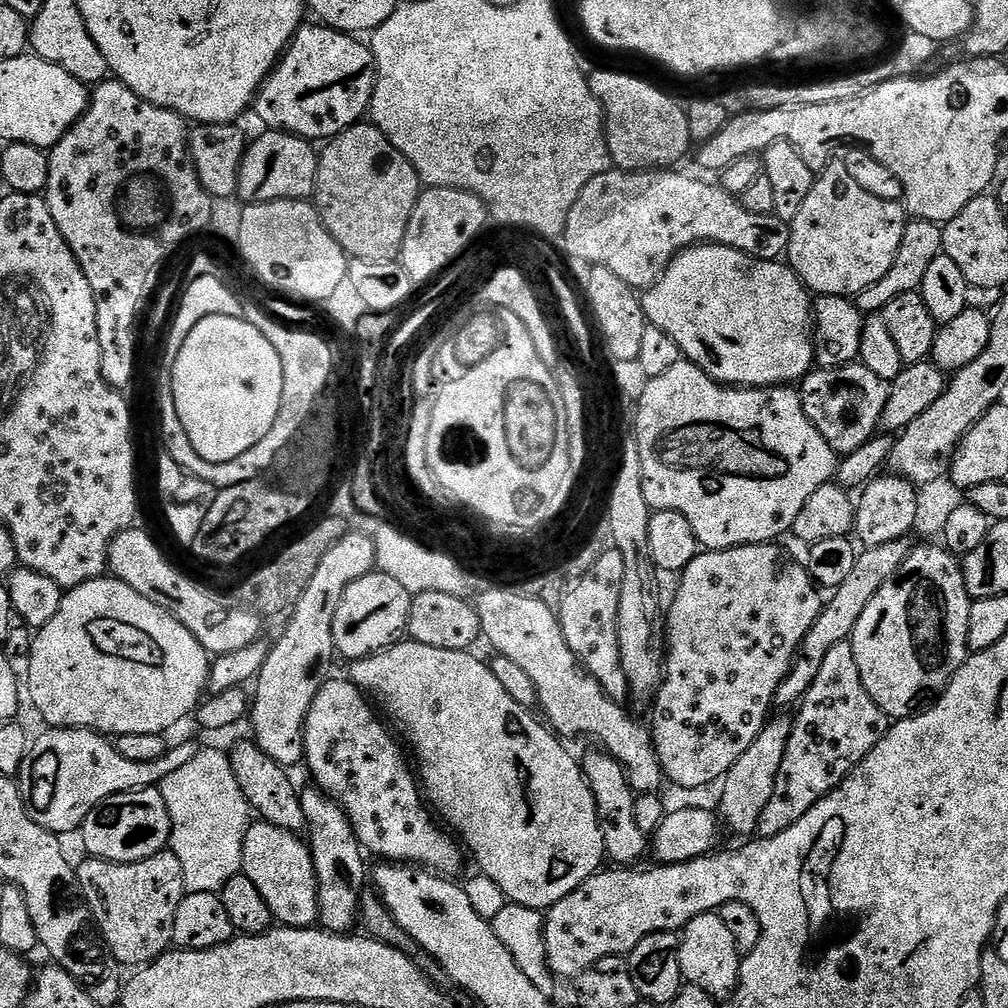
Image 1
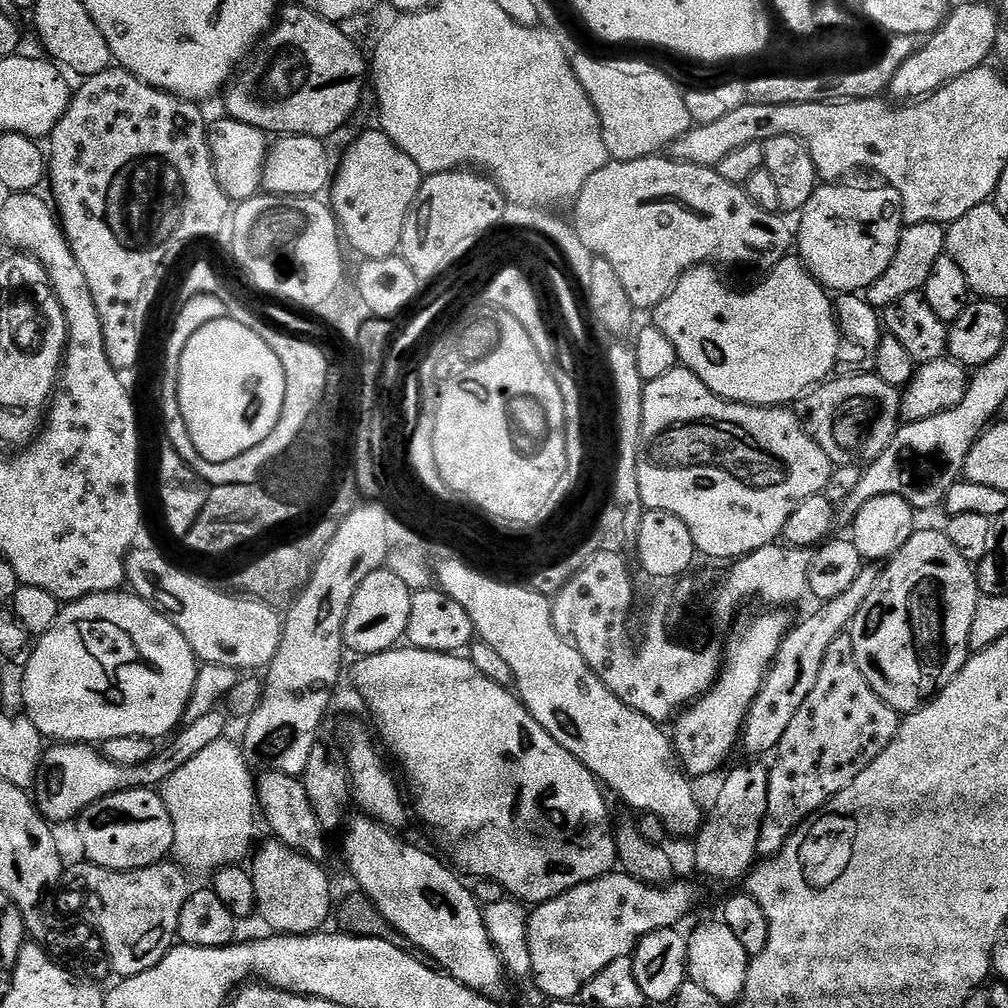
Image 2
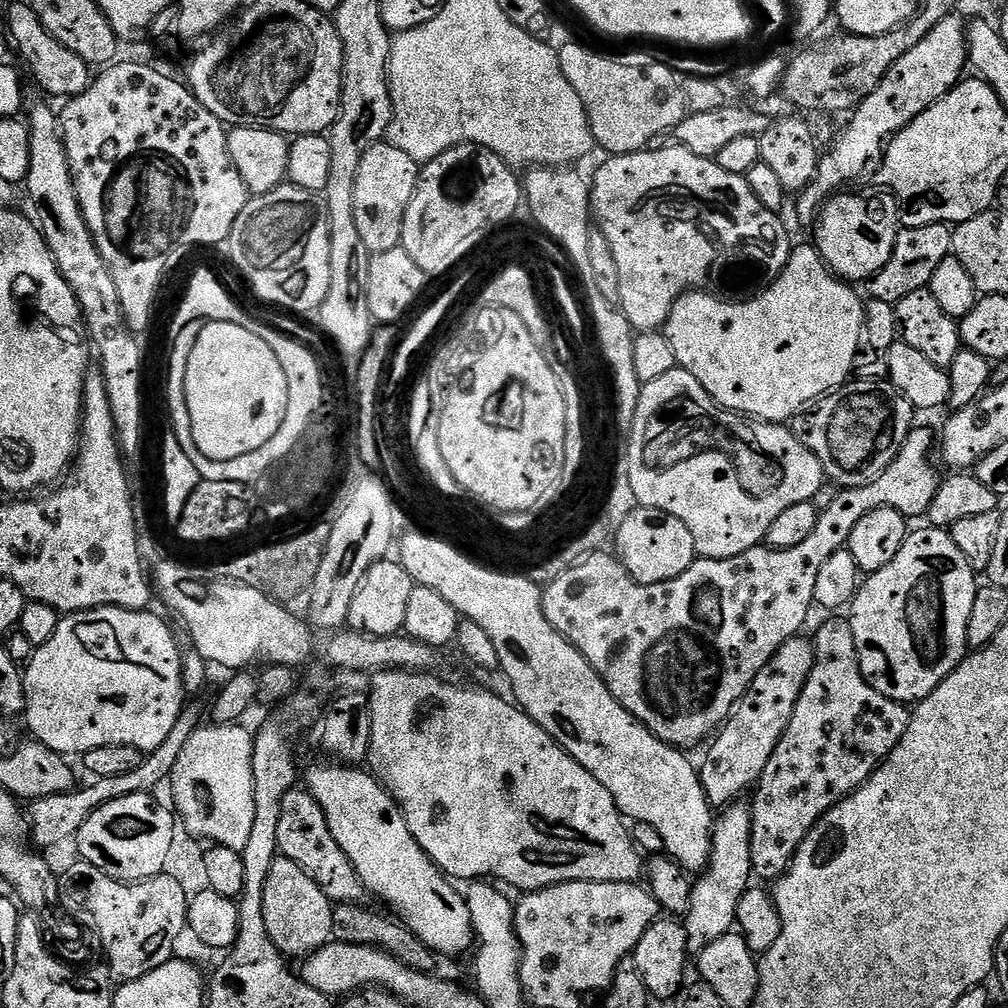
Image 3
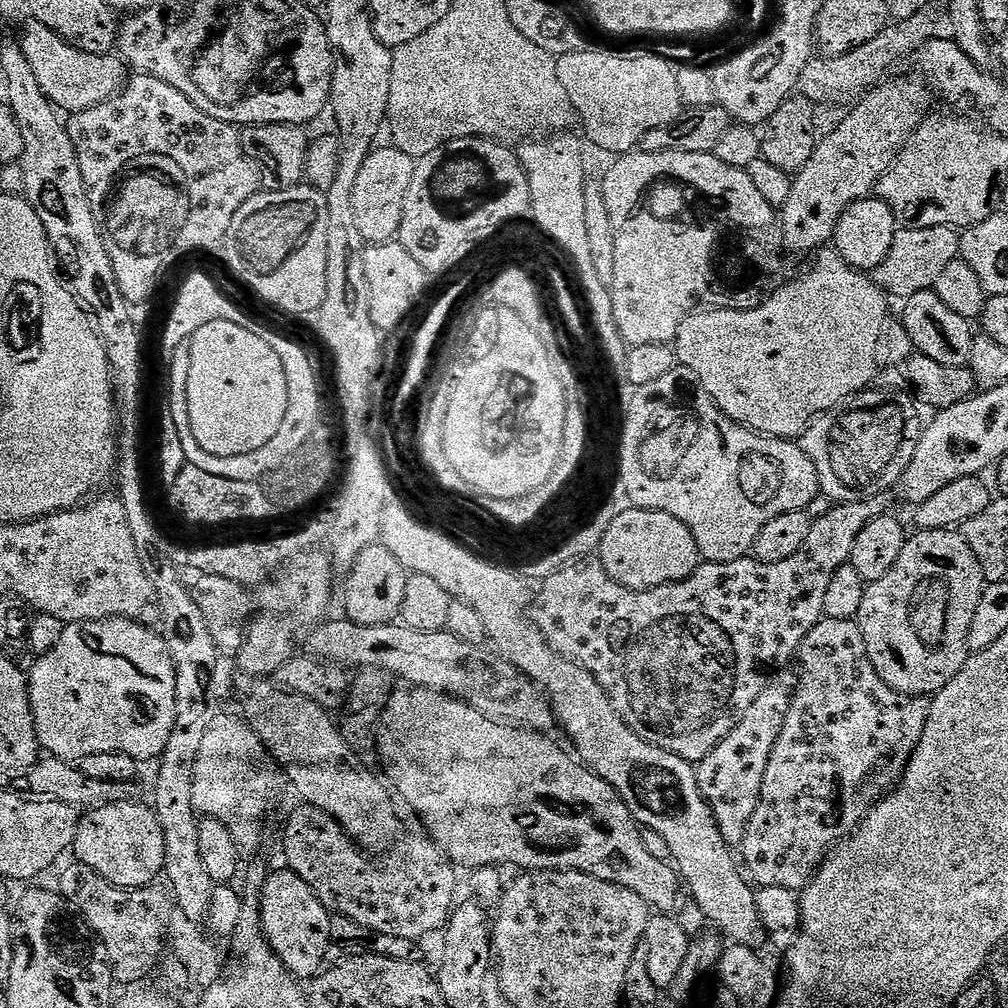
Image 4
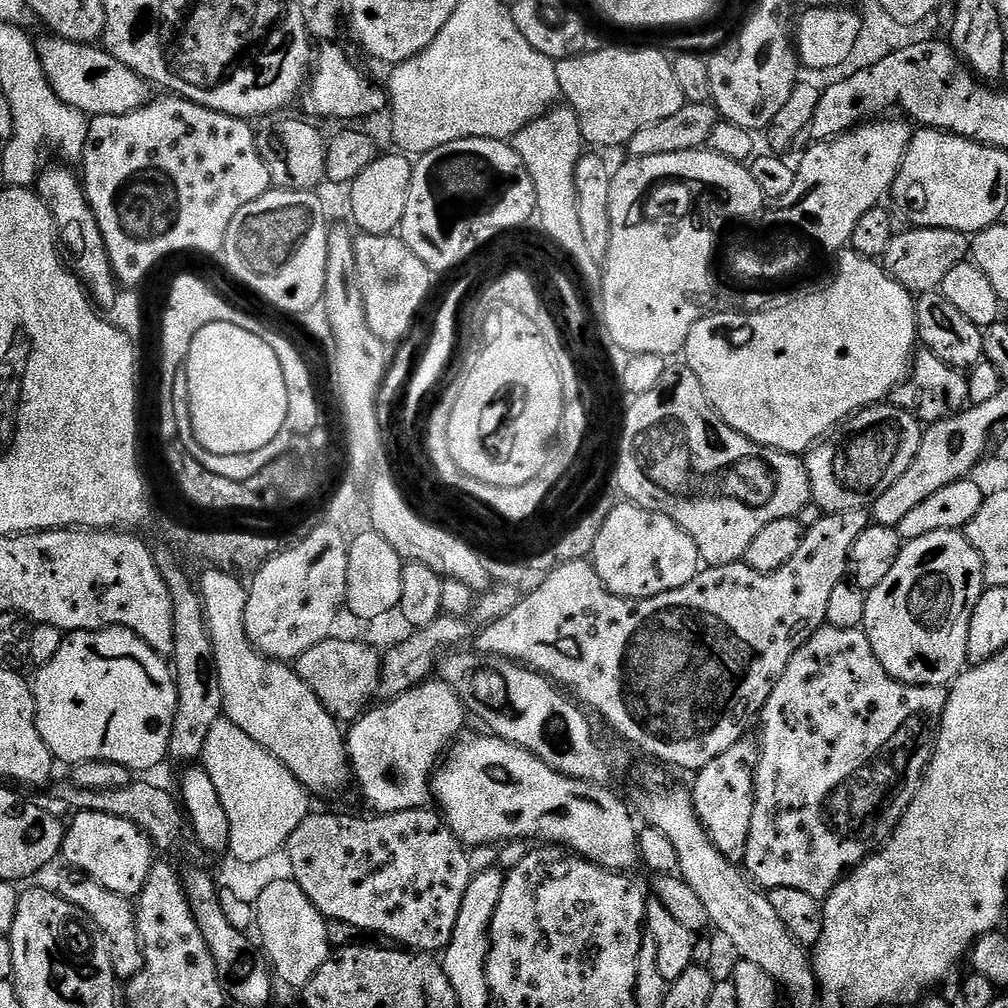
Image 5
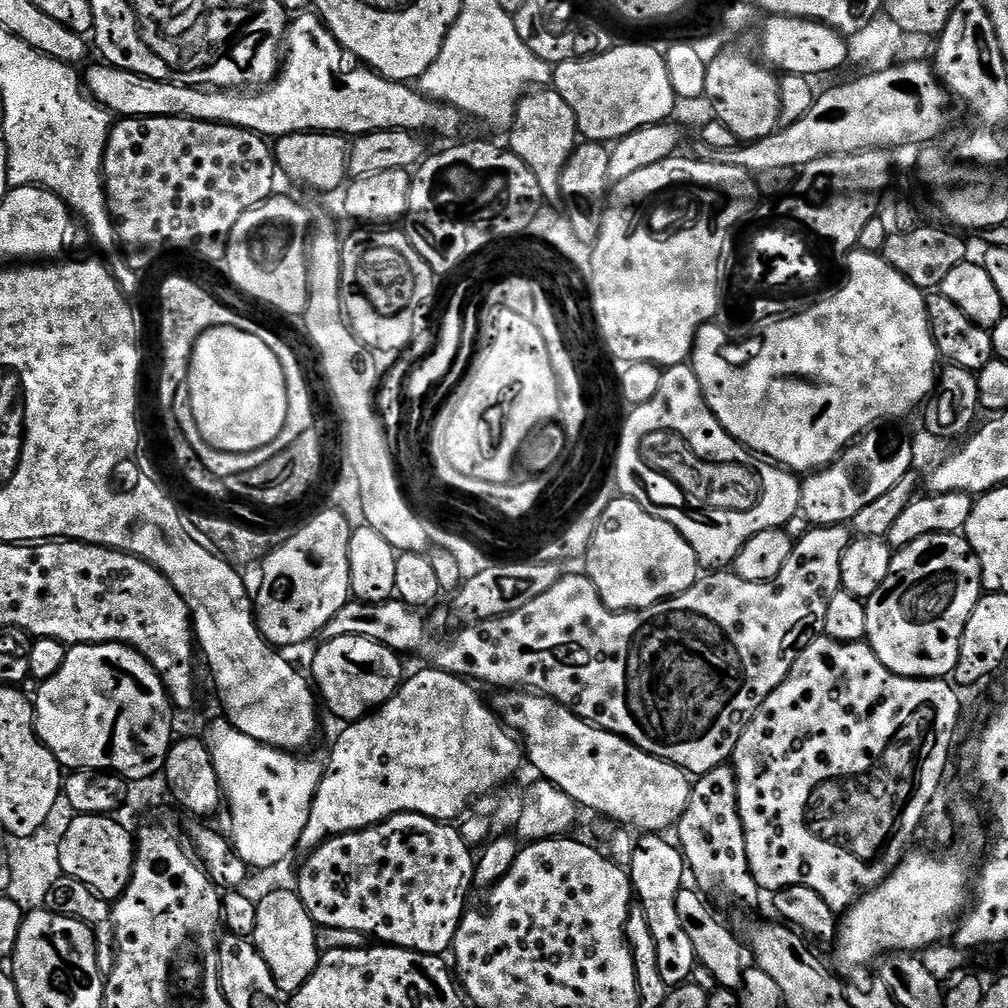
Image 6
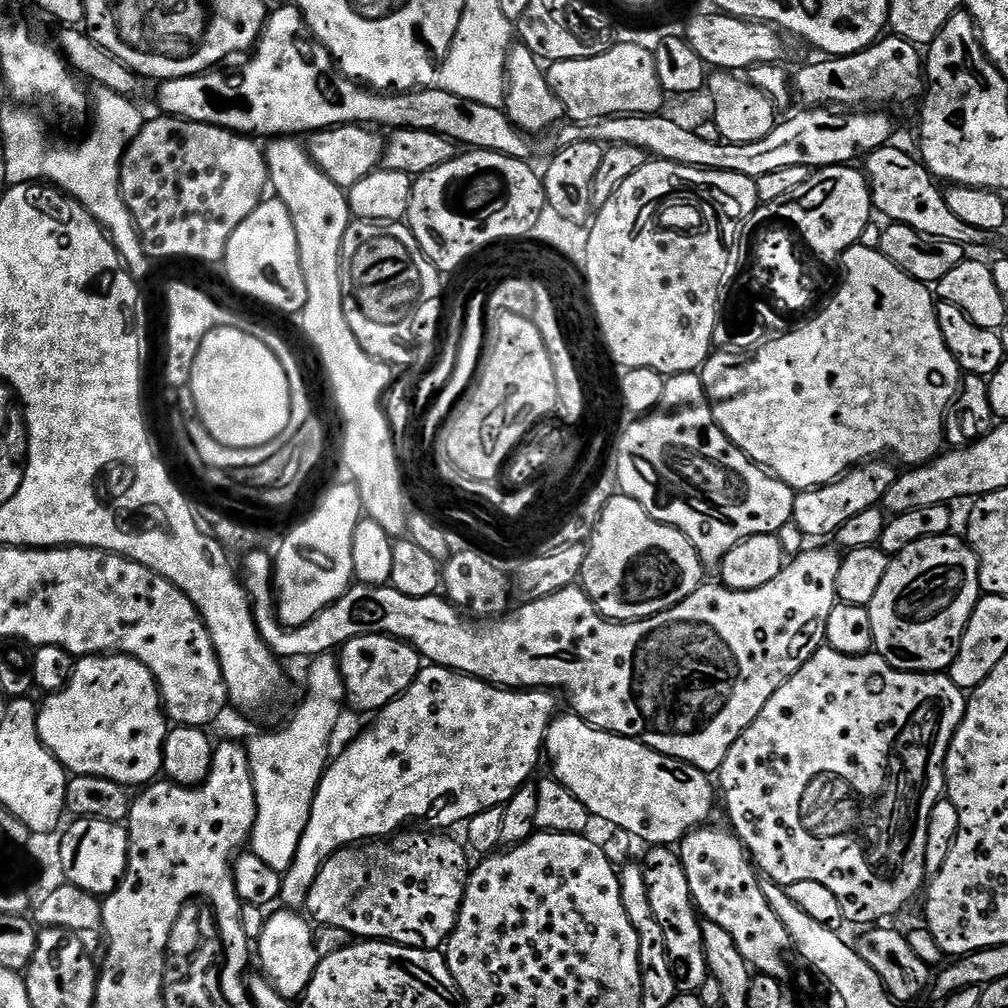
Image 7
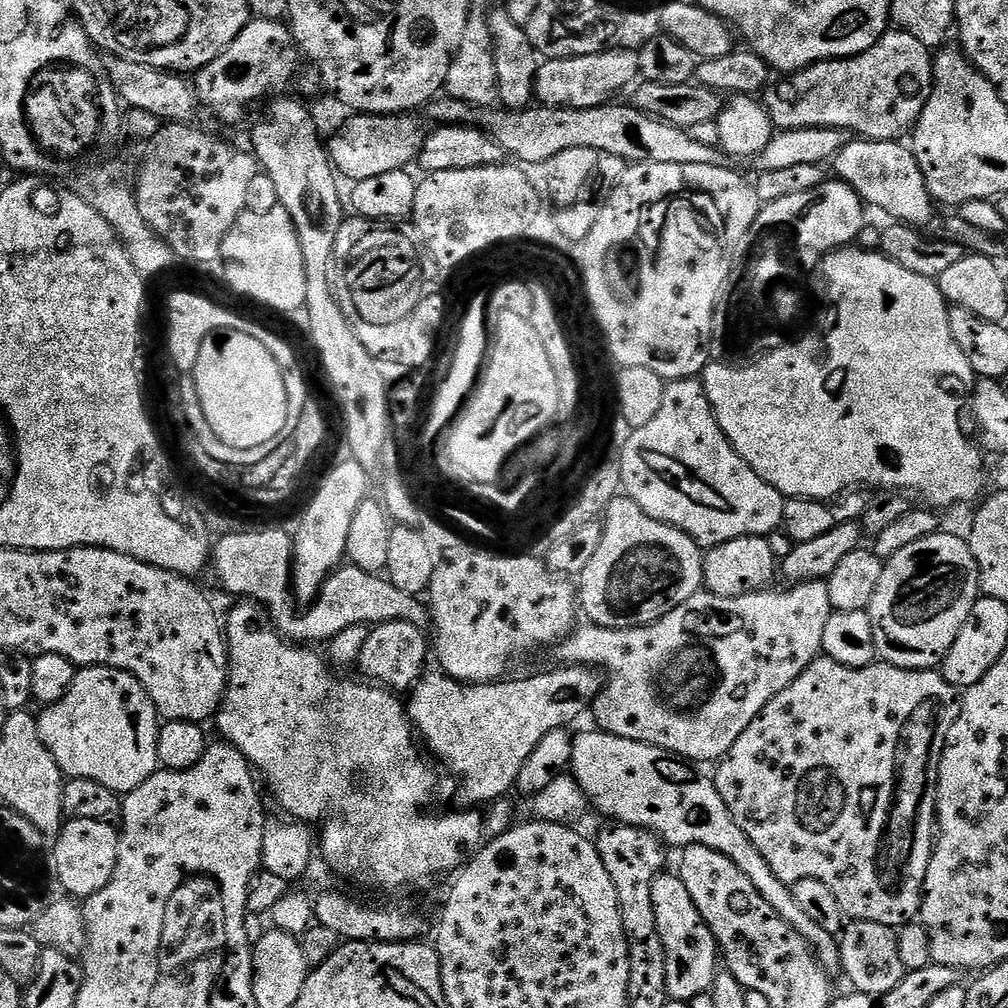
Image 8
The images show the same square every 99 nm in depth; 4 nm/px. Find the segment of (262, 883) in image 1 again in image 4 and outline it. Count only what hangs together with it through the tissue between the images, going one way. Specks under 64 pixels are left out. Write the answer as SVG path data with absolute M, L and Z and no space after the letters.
M284 866L281 872L269 871L264 889L260 891L261 928L268 940L268 945L274 950L276 957L286 966L286 970L297 981L308 982L320 975L325 967L324 959L328 956L328 948L332 944L330 938L330 922L332 916L327 908L318 902L314 890L298 878L292 869Z

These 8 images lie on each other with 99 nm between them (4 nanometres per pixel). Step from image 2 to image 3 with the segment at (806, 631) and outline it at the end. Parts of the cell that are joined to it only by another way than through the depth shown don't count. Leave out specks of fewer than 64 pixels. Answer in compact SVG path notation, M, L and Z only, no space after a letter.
M803 635L790 638L774 654L774 658L758 670L758 678L754 678L744 699L733 708L724 727L707 745L708 757L704 765L699 765L698 771L704 793L713 809L723 810L737 803L760 783L762 770L766 770L766 762L770 762L782 734L786 734L794 706L798 706L798 698L810 678L810 670L814 670L816 646L811 639L804 639Z

